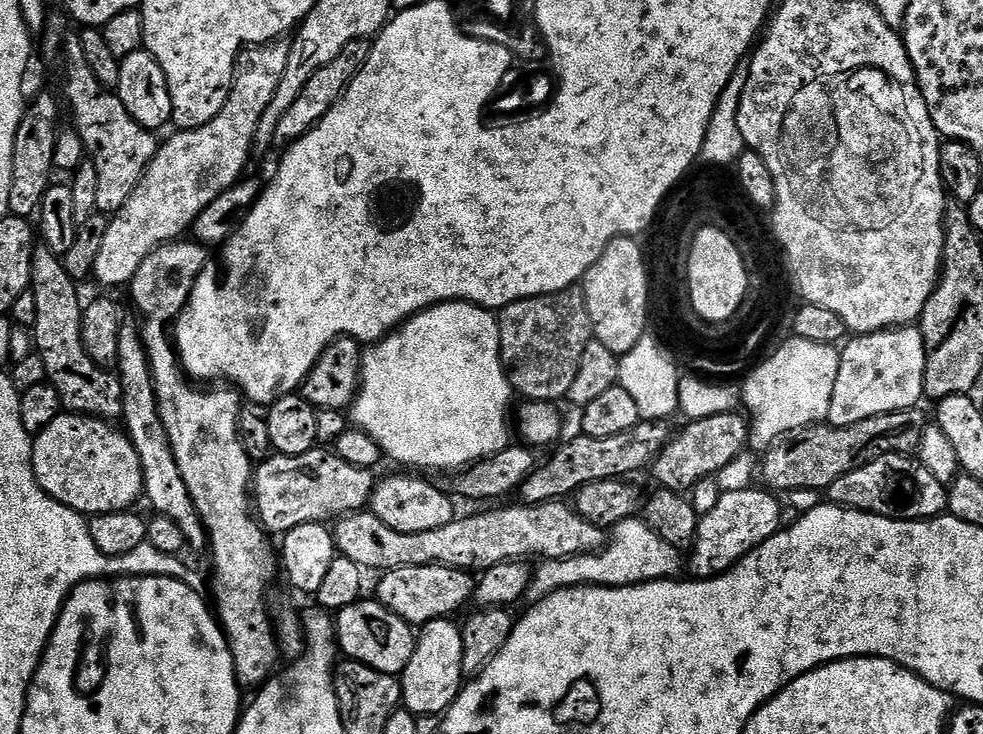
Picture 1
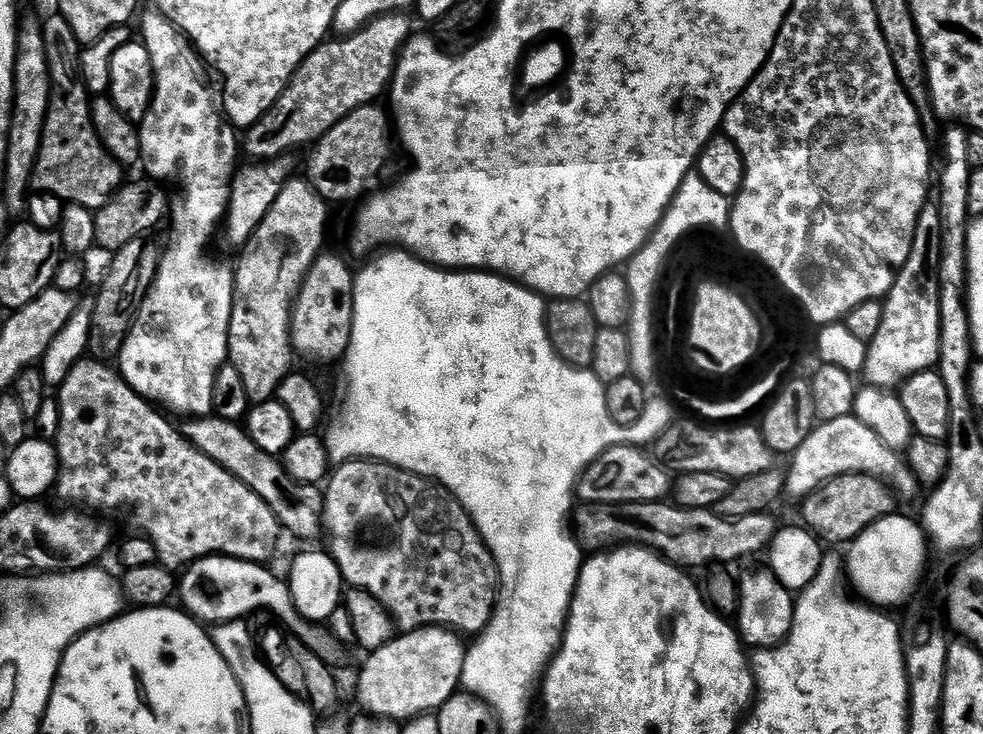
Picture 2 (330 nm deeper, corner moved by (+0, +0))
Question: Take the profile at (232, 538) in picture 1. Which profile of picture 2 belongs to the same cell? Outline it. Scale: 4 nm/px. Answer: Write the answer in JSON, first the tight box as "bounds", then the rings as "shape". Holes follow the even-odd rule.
{"bounds":[118,10,238,418],"shape":[[[149,10],[144,16],[144,21],[140,24],[140,32],[138,28],[139,39],[146,46],[146,50],[150,54],[150,62],[152,69],[156,72],[156,92],[152,96],[152,104],[148,107],[148,112],[143,120],[139,121],[140,141],[142,142],[142,150],[140,158],[142,168],[145,168],[147,175],[157,182],[165,182],[164,180],[173,180],[180,187],[180,193],[170,200],[170,220],[172,216],[172,233],[168,236],[168,249],[163,249],[162,255],[159,257],[156,266],[156,278],[152,285],[148,287],[148,293],[144,295],[144,301],[140,304],[140,309],[136,312],[136,318],[132,321],[132,328],[128,331],[126,342],[122,346],[118,357],[118,371],[123,376],[125,382],[132,387],[135,392],[143,396],[145,400],[153,405],[159,406],[161,409],[167,410],[169,413],[181,412],[184,418],[203,418],[212,415],[212,399],[214,398],[214,378],[218,374],[218,370],[224,364],[229,363],[228,359],[228,331],[230,330],[230,318],[232,317],[232,299],[234,298],[234,286],[236,285],[236,277],[234,275],[233,265],[230,263],[223,264],[220,260],[208,256],[208,247],[212,244],[212,239],[216,236],[216,227],[225,223],[228,215],[228,204],[232,198],[232,181],[238,171],[238,163],[236,164],[236,135],[237,129],[222,115],[221,109],[212,105],[212,96],[208,93],[206,85],[200,81],[200,72],[196,69],[196,64],[192,61],[193,53],[190,51],[190,44],[182,35],[176,25],[160,12]]]}

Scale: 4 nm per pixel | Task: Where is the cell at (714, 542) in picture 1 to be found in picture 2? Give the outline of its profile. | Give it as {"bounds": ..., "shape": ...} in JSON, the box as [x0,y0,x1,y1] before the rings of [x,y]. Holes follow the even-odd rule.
{"bounds":[784,414,918,502],"shape":[[[855,414],[817,423],[812,433],[802,442],[802,446],[791,453],[790,460],[792,469],[787,469],[784,492],[792,495],[796,502],[803,501],[805,496],[817,492],[822,485],[834,478],[859,472],[876,476],[896,490],[901,488],[904,492],[912,492],[918,488],[901,453],[886,446],[886,442],[882,442],[882,438],[878,438],[878,434],[874,434],[874,430],[870,430],[870,426],[866,426],[866,422],[862,422]]]}

